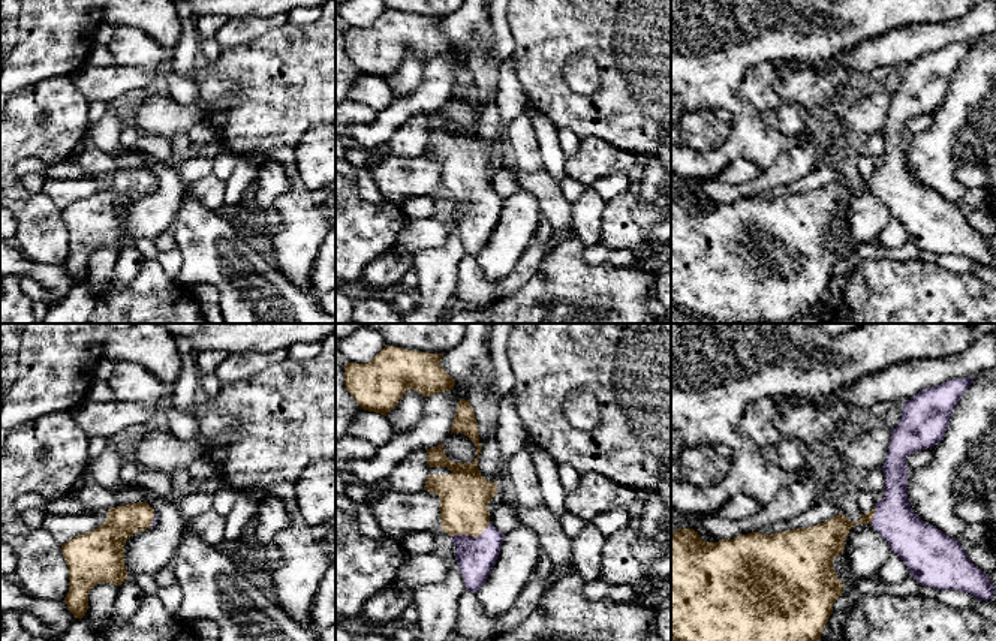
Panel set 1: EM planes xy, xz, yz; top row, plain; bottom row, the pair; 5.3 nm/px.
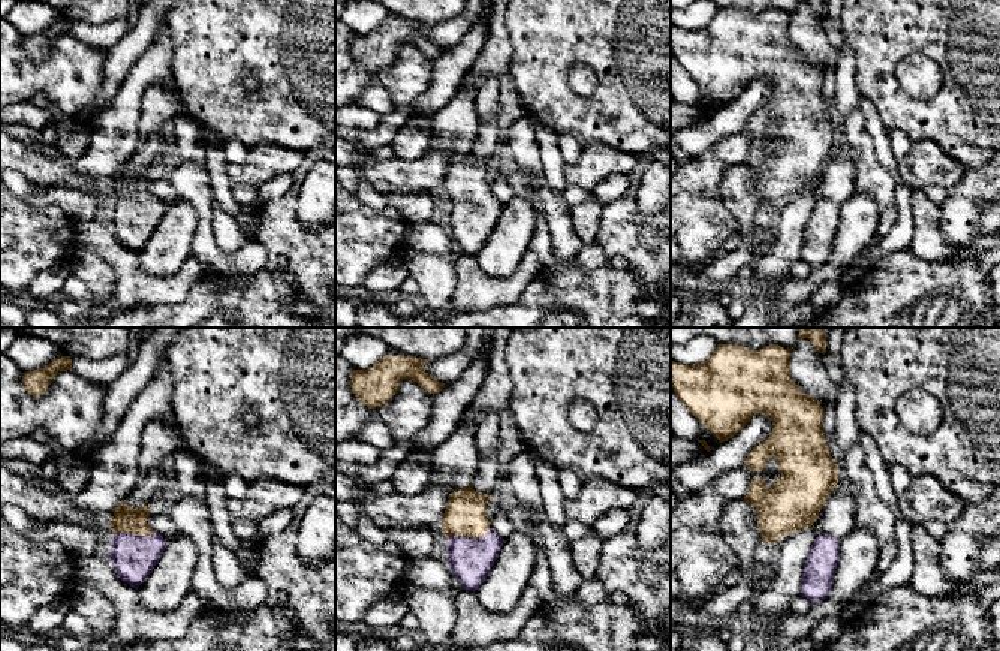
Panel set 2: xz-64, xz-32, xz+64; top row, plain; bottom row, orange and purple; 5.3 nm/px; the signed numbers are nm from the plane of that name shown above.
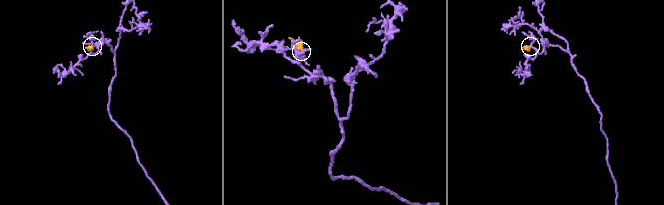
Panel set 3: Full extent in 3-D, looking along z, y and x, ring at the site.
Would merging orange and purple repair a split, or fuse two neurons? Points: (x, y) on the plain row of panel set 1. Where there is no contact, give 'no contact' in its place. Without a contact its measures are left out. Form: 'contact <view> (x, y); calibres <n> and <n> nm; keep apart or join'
contact xz (469, 199); calibres 260 and 200 nm; join

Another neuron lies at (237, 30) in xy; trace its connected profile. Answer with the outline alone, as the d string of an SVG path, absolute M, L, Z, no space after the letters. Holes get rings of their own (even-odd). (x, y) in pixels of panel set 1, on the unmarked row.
M286 13L270 18L229 18L226 24L216 33L214 40L219 43L220 49L244 45L261 37L264 33L274 30L276 27L285 25L286 22Z

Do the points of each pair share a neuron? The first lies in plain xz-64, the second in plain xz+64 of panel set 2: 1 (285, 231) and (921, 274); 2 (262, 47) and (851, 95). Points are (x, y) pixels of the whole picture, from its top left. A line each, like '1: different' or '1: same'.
1: different
2: different

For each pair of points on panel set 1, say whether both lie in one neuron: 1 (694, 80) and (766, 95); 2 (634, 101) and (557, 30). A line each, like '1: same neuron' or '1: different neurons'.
1: different neurons
2: same neuron

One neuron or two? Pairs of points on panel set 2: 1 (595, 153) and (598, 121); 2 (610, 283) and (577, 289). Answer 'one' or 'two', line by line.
1: two
2: one

